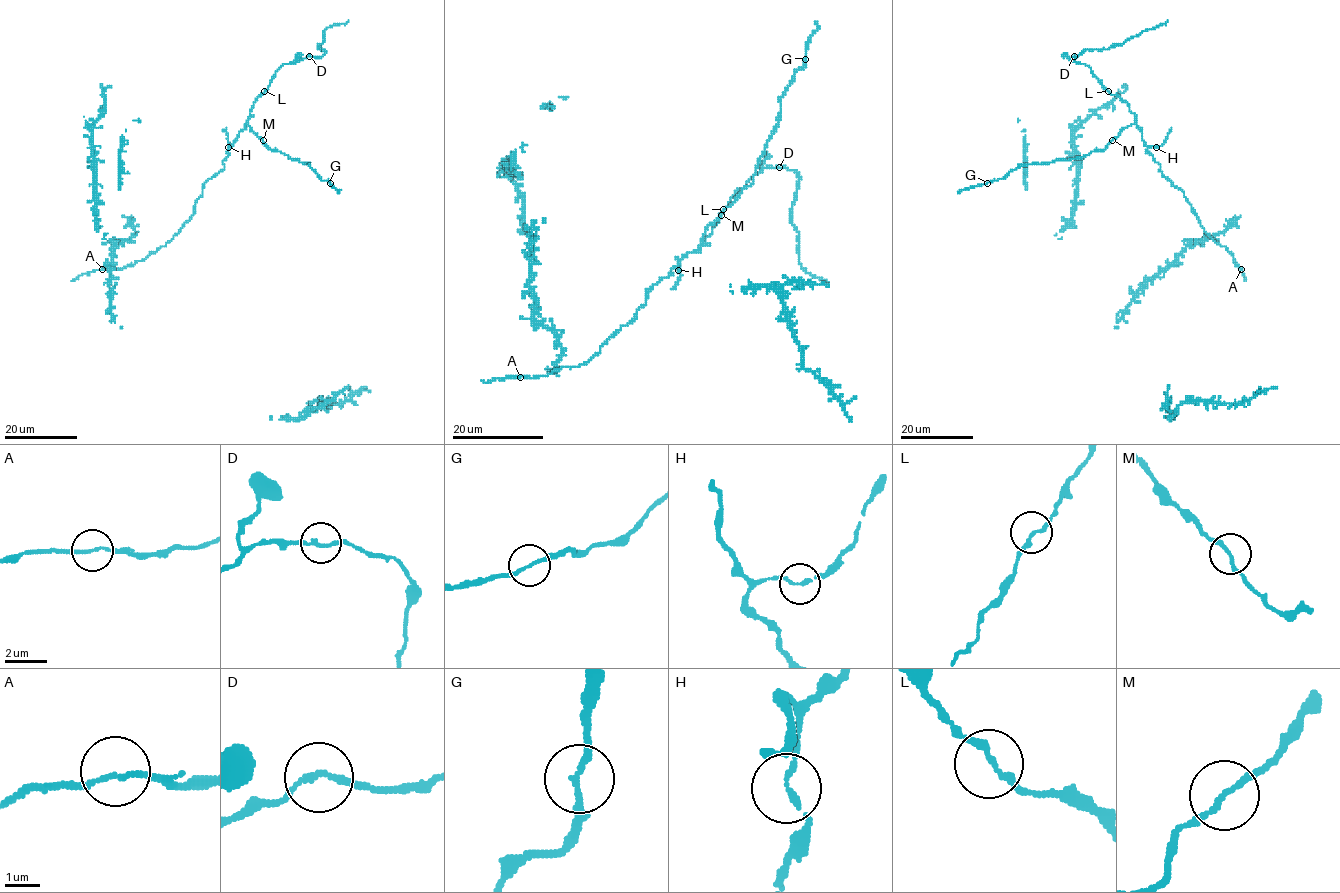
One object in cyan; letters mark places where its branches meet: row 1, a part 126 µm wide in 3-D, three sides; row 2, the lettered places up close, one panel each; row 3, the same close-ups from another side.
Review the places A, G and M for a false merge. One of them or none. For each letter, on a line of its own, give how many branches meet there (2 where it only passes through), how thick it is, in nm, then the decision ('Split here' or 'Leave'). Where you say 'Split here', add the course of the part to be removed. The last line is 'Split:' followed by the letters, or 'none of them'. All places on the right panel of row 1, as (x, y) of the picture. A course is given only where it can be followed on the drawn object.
A: Branches: 2. Thickness 130 nm. Leave
G: Branches: 2. Thickness 160 nm. Leave
M: Branches: 2. Thickness 150 nm. Leave
Split: none of them

